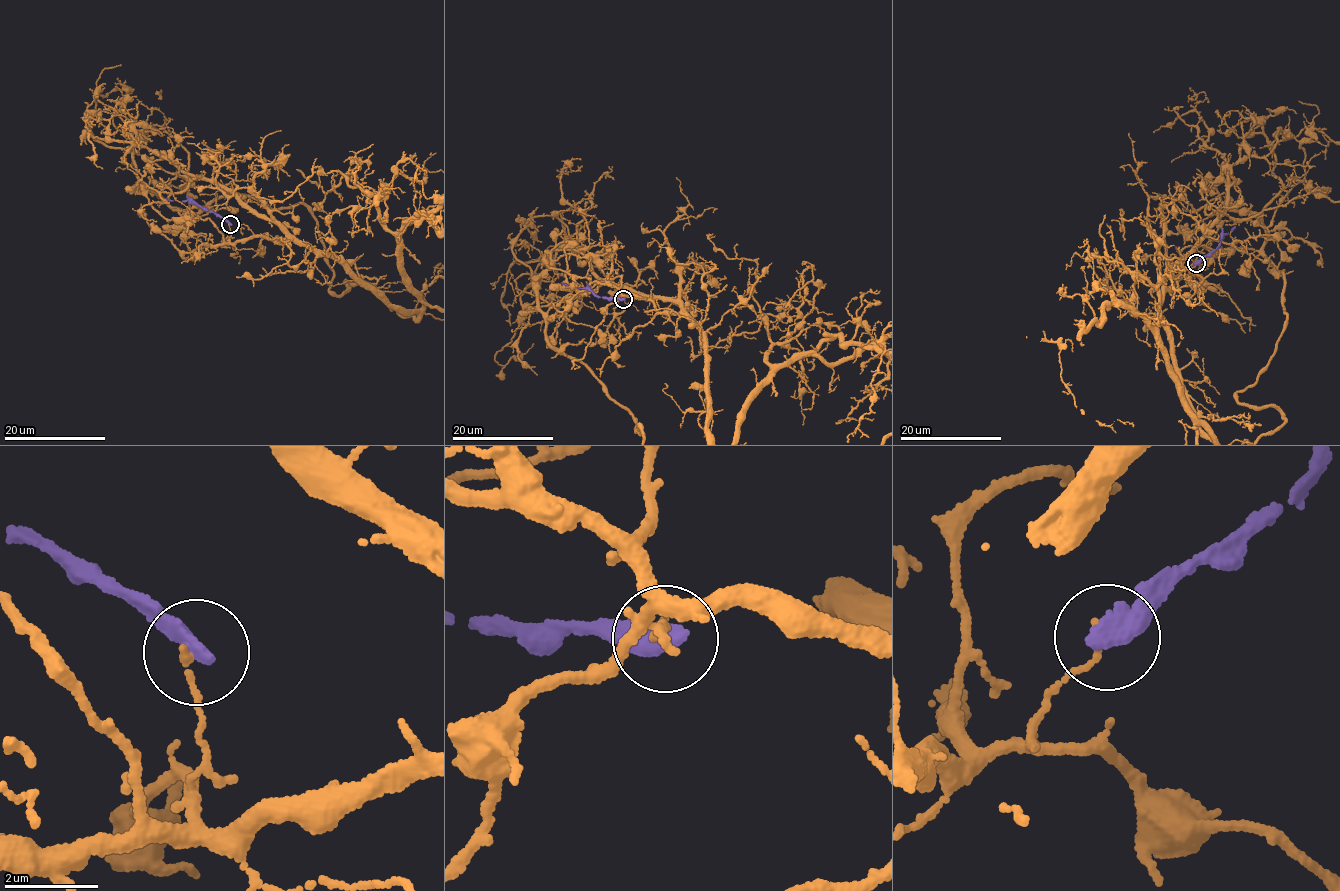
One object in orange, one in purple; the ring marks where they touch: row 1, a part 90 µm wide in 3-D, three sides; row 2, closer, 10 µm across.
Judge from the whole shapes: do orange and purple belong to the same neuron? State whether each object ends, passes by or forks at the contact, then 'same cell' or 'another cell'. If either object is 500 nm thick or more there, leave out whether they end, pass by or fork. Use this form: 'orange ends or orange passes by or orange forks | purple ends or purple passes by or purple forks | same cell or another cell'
orange ends | purple ends | another cell

